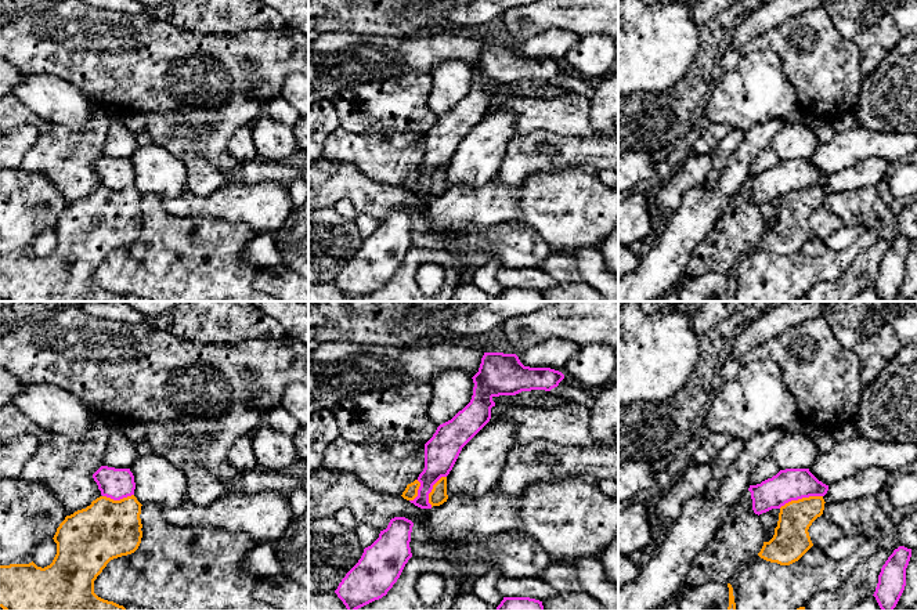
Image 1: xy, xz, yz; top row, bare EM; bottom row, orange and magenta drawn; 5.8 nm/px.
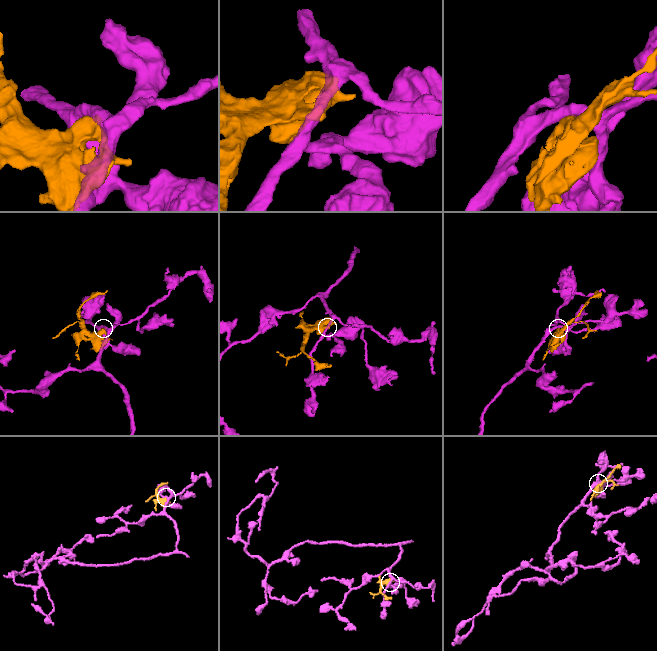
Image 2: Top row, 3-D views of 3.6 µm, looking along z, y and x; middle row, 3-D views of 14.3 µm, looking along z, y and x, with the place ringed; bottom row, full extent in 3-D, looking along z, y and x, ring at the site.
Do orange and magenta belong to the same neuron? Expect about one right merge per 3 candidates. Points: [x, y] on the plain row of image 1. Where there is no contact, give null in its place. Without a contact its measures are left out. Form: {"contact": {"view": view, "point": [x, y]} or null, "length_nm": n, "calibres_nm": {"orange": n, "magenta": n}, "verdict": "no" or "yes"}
{"contact": {"view": "yz", "point": [800, 190]}, "length_nm": 260, "calibres_nm": {"orange": 220, "magenta": 190}, "verdict": "no"}

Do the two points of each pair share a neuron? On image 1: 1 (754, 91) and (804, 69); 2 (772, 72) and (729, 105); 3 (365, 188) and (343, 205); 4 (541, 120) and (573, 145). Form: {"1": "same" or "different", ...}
{"1": "different", "2": "same", "3": "different", "4": "different"}

